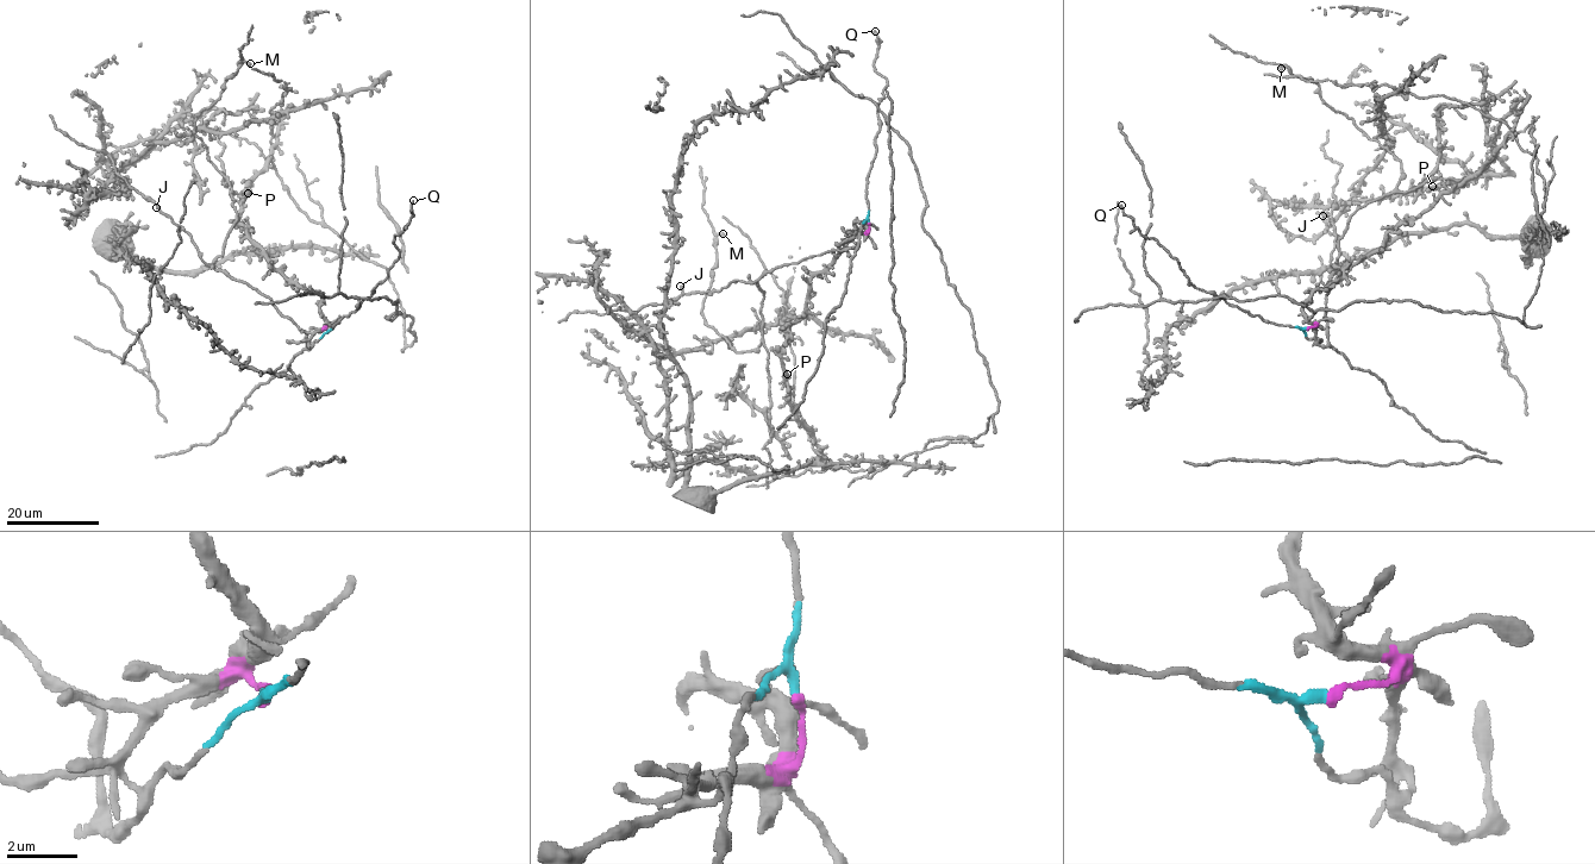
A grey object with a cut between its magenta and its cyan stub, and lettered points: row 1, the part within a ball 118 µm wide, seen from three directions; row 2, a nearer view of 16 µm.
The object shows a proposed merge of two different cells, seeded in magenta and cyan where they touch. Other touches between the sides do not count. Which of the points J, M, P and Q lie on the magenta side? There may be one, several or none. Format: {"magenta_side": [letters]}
{"magenta_side": ["P"]}

